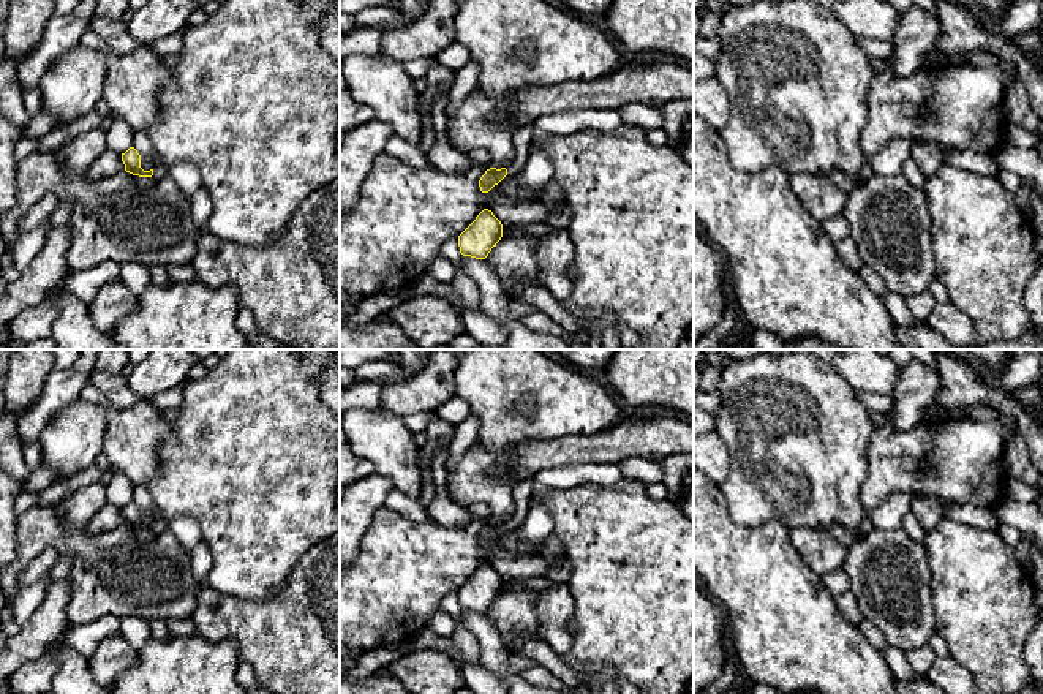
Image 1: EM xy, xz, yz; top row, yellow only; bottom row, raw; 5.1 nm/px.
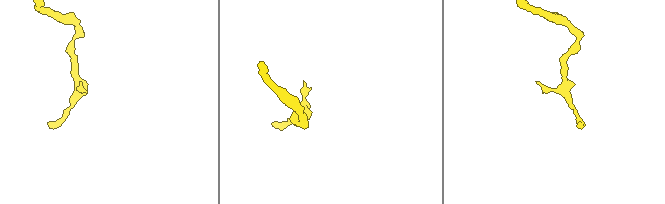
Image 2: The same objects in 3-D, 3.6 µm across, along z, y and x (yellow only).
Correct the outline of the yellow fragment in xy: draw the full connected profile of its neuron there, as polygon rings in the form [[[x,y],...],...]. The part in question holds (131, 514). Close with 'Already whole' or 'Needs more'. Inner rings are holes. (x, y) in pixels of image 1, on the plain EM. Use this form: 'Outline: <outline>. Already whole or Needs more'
Outline: [[[130,501],[125,507],[122,507],[122,515],[125,519],[125,525],[133,530],[152,531],[152,533],[169,531],[168,522],[161,517],[155,519],[150,525],[144,525],[141,522],[141,509],[134,501]]]. Needs more

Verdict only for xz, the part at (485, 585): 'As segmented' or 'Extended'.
As segmented

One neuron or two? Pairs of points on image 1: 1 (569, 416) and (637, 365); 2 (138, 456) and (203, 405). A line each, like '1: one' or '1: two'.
1: two
2: two

